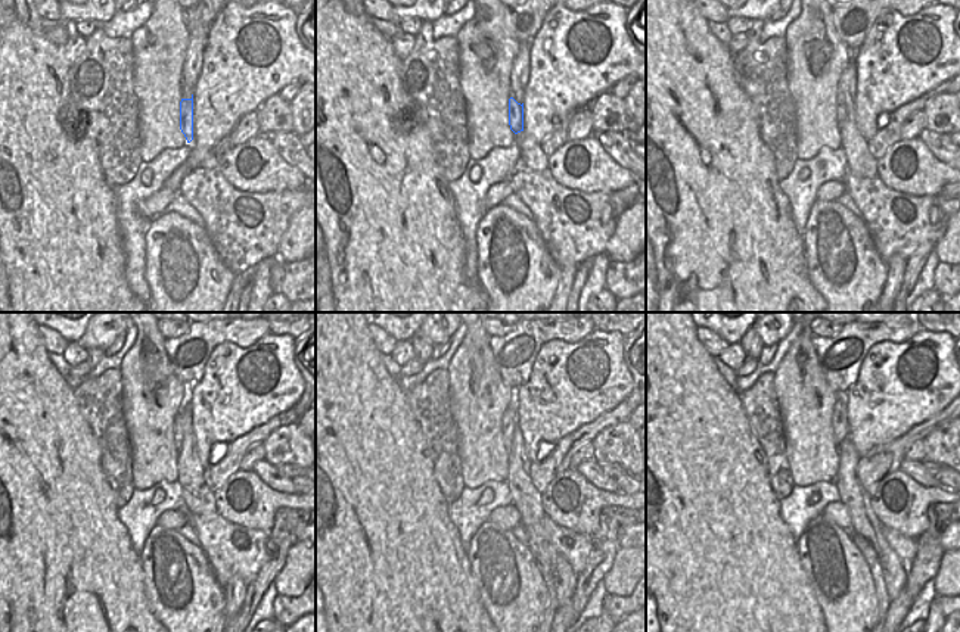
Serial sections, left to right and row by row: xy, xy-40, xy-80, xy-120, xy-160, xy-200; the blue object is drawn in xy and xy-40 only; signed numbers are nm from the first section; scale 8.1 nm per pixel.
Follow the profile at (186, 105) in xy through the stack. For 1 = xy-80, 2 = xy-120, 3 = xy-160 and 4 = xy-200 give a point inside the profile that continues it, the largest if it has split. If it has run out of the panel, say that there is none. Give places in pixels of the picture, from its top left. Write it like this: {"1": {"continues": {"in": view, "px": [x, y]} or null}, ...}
{"1": {"continues": {"in": "xy-80", "px": [841, 112]}}, "2": {"continues": {"in": "xy-120", "px": [179, 435]}}, "3": {"continues": {"in": "xy-160", "px": [510, 414]}}, "4": {"continues": {"in": "xy-200", "px": [839, 420]}}}

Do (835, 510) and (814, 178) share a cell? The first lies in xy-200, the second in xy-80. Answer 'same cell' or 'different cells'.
different cells

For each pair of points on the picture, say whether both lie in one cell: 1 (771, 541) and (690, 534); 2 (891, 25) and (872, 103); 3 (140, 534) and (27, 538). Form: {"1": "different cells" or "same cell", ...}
{"1": "same cell", "2": "same cell", "3": "different cells"}

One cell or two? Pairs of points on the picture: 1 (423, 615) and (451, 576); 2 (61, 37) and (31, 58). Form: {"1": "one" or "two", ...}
{"1": "one", "2": "two"}

